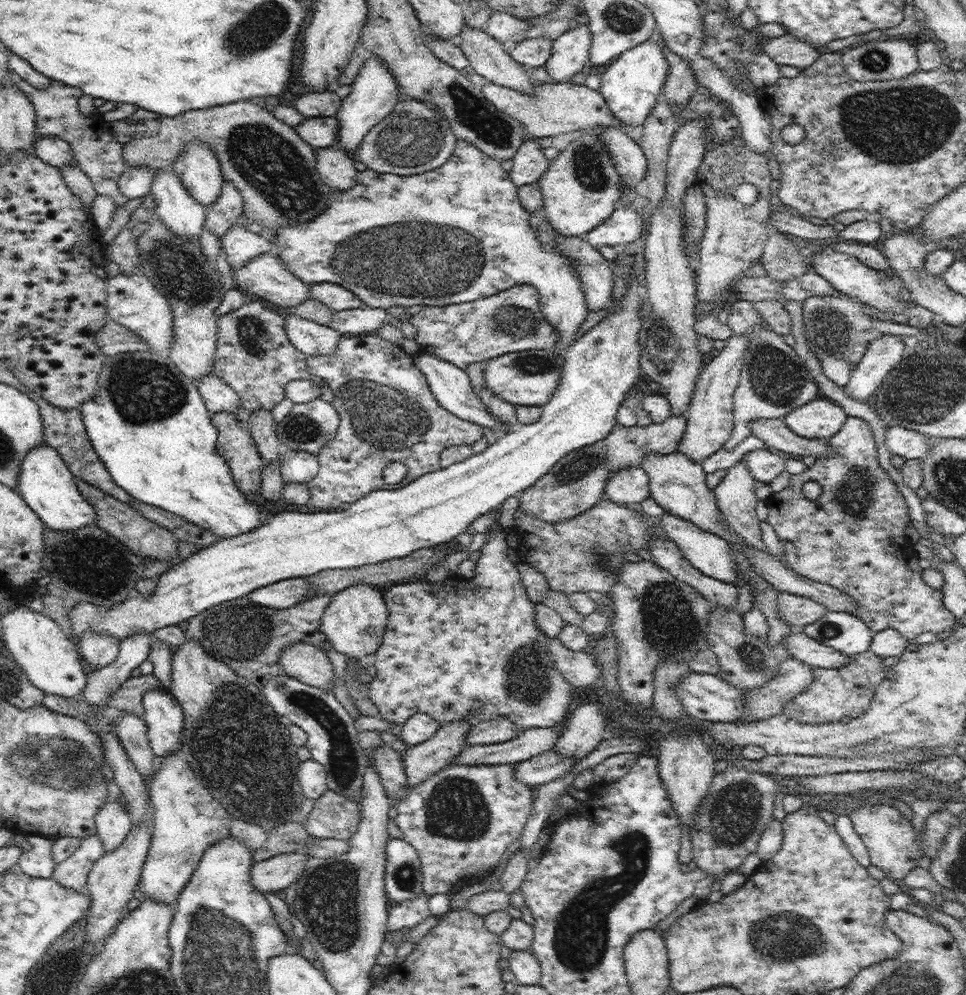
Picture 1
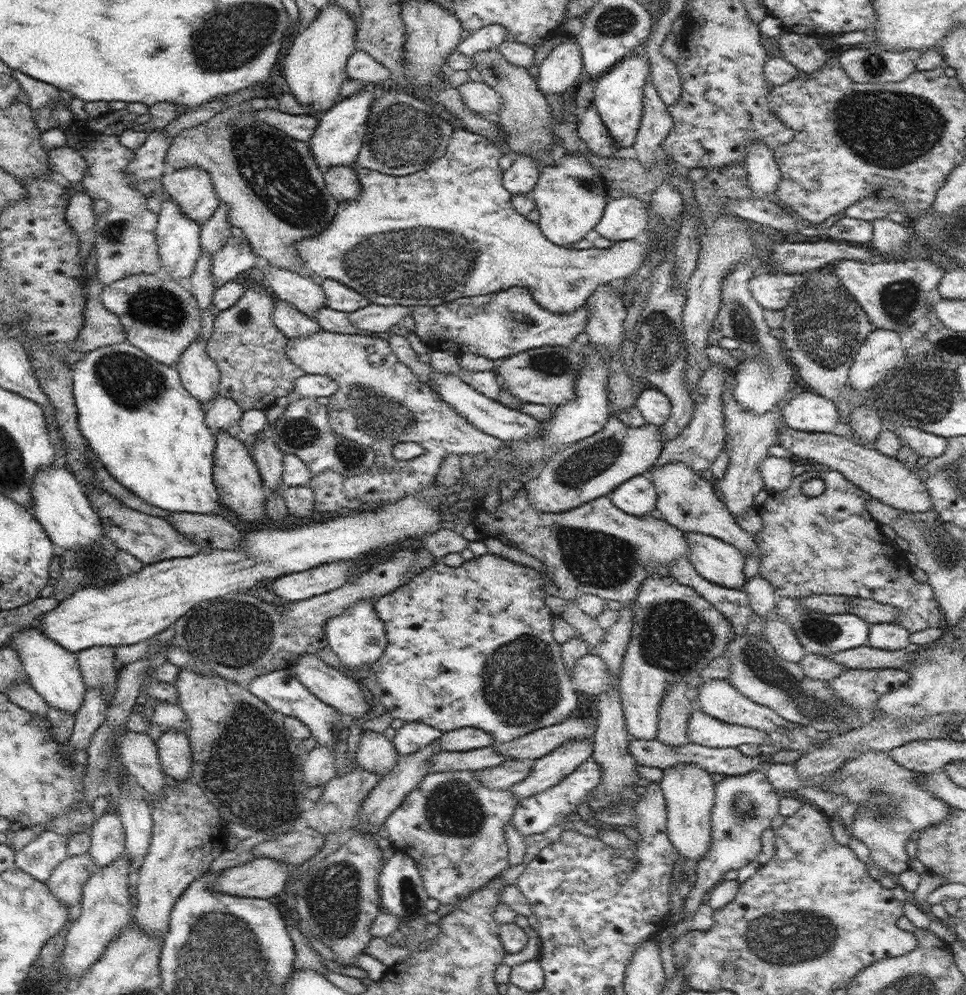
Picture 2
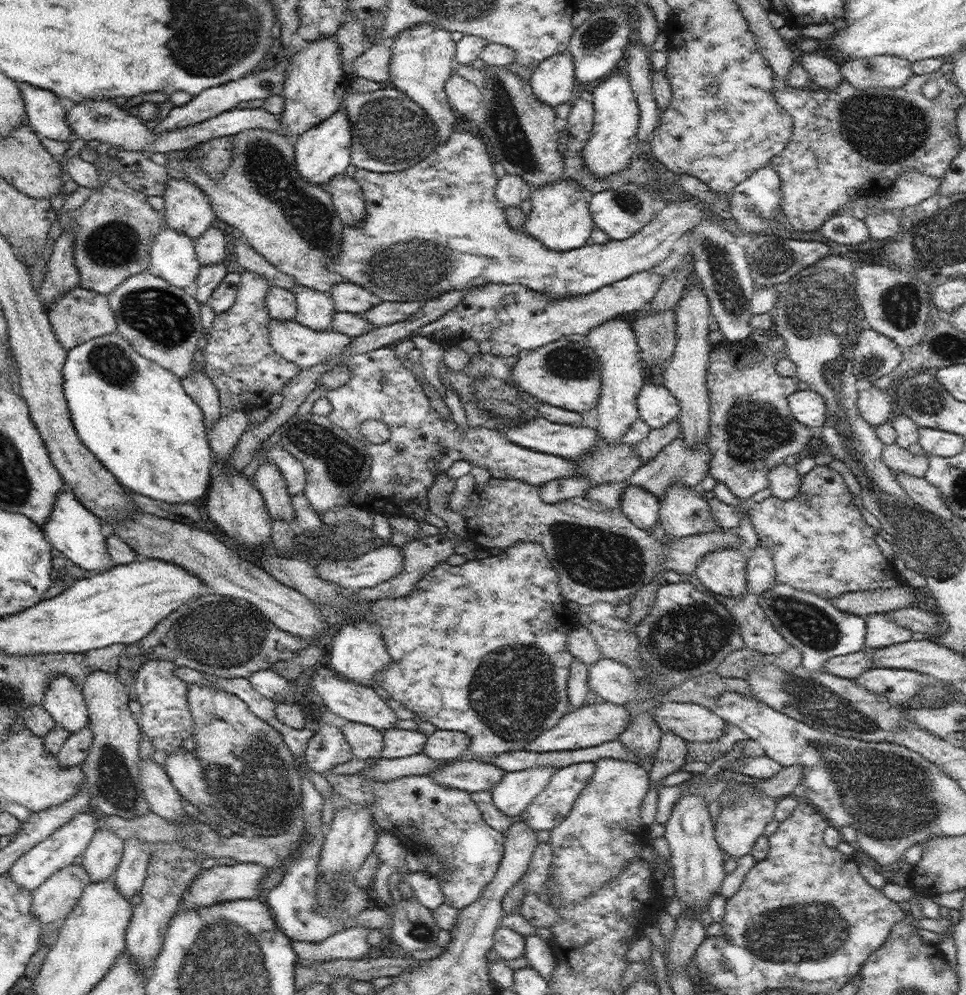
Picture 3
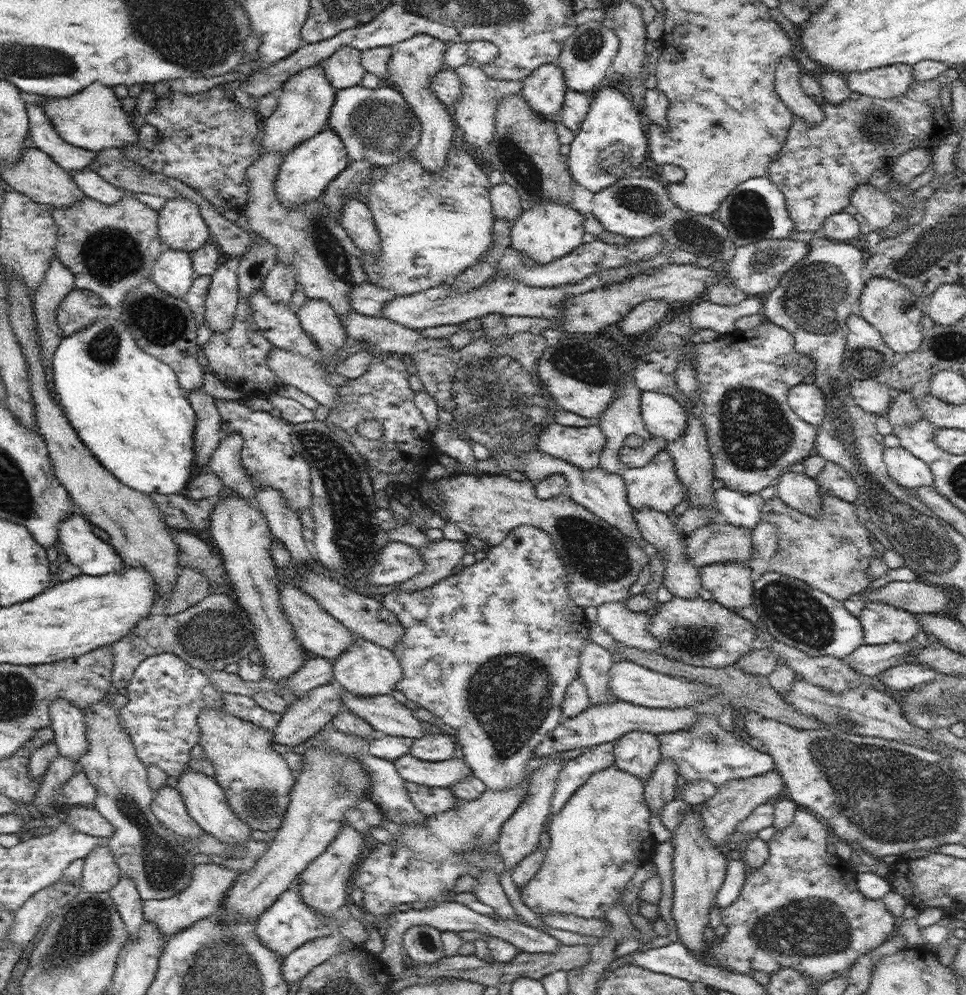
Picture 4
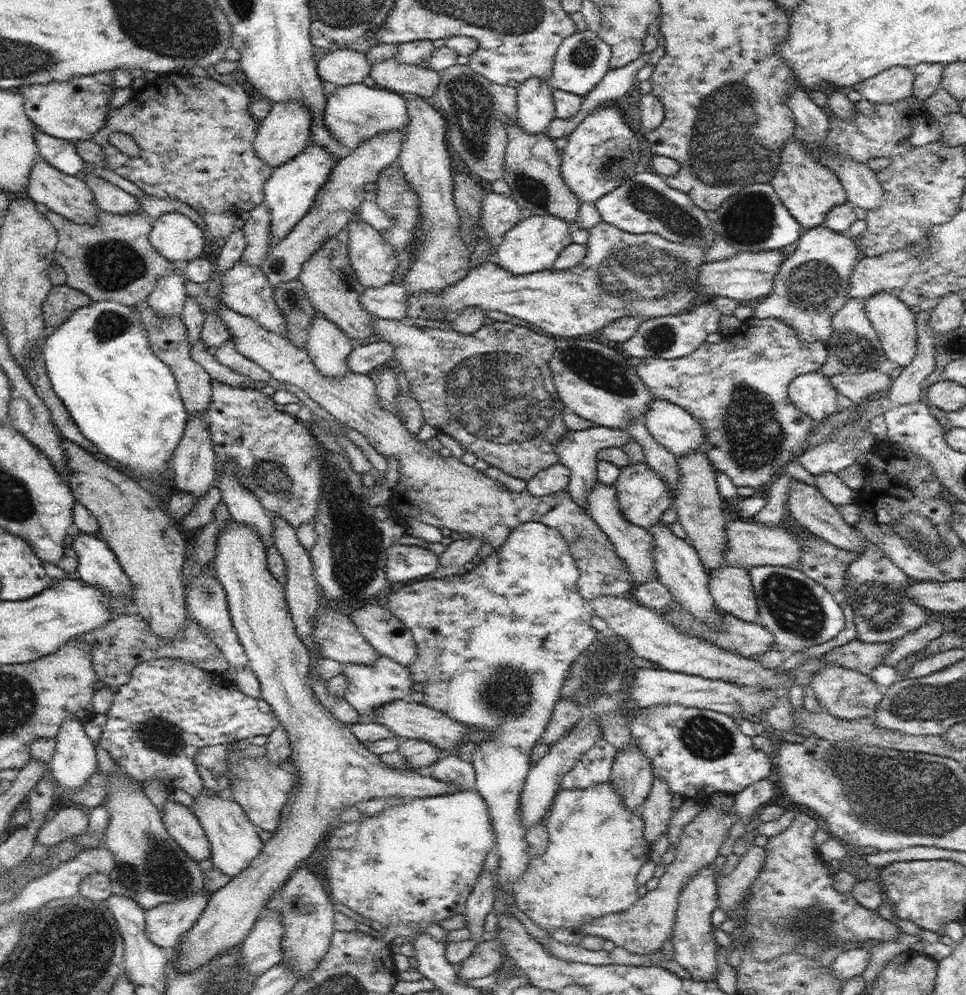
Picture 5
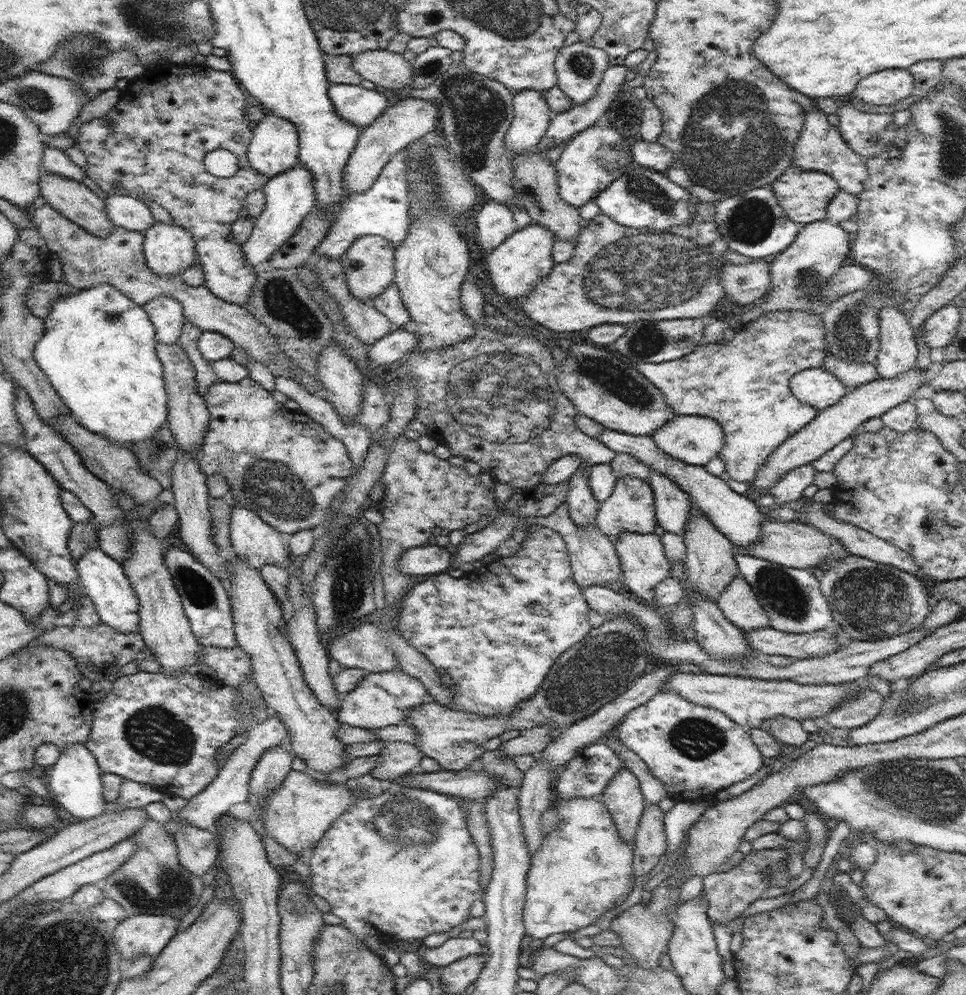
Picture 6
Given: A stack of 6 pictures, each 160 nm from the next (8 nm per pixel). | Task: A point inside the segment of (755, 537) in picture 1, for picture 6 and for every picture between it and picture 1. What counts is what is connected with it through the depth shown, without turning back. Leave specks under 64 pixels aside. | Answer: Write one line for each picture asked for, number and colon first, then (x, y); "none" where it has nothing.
2: (749, 437)
3: (751, 430)
4: (744, 377)
5: (737, 389)
6: (743, 384)

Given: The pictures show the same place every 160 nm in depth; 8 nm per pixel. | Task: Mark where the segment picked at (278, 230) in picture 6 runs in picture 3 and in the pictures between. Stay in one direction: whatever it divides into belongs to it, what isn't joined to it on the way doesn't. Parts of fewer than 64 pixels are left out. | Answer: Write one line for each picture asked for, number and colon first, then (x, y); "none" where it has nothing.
3: (321, 153)
4: (306, 171)
5: (289, 193)

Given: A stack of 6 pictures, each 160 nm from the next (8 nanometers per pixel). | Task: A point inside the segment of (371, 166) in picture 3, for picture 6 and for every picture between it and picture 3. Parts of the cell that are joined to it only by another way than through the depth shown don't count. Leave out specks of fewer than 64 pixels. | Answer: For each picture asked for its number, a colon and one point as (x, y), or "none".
4: (377, 125)
5: (357, 113)
6: (354, 103)

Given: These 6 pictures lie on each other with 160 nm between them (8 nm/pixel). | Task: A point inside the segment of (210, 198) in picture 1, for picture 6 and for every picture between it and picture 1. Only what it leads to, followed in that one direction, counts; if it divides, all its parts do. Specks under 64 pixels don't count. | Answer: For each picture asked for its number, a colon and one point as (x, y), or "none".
2: (191, 188)
3: (187, 209)
4: (181, 227)
5: (179, 239)
6: (168, 248)

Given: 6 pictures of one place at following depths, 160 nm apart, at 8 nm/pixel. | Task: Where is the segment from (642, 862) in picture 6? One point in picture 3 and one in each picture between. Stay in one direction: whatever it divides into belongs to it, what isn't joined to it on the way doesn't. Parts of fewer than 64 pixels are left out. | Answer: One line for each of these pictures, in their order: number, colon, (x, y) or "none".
3: (672, 753)
4: (660, 789)
5: (657, 809)

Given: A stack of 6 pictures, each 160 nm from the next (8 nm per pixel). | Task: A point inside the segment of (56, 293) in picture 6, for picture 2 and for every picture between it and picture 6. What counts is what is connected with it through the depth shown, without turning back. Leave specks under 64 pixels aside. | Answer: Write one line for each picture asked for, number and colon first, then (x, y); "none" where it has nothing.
2: (101, 327)
3: (80, 315)
4: (79, 309)
5: (61, 301)

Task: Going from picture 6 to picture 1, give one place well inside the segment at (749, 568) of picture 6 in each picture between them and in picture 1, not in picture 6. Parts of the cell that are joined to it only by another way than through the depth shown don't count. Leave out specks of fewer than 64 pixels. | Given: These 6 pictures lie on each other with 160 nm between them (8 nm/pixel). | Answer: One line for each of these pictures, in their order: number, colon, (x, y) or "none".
1: (843, 631)
2: (818, 632)
3: (813, 624)
4: (797, 614)
5: (799, 612)

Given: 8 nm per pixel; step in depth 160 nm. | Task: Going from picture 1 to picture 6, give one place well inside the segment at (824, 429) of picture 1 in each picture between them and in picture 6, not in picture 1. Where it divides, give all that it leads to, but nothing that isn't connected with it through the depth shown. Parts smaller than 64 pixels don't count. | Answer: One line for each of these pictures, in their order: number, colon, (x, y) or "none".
2: (808, 411)
3: (809, 408)
4: (806, 400)
5: (813, 393)
6: (814, 386)

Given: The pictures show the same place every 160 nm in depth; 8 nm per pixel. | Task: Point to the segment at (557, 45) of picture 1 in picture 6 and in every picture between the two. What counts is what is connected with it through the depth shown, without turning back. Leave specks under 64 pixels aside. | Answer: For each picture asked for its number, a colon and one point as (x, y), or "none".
2: (559, 71)
3: (553, 81)
4: (544, 90)
5: (535, 111)
6: (532, 117)

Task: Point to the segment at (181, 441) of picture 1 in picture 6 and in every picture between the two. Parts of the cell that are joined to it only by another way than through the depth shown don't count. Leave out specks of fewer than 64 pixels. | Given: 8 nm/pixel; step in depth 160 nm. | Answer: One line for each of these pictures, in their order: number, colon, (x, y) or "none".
2: (150, 433)
3: (134, 415)
4: (127, 407)
5: (125, 400)
6: (98, 351)

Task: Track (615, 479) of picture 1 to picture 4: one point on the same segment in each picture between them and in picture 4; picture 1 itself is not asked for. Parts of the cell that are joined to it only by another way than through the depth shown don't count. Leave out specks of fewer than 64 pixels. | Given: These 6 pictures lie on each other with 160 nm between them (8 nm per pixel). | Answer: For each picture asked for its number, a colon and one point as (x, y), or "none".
2: (637, 496)
3: (642, 507)
4: (682, 578)

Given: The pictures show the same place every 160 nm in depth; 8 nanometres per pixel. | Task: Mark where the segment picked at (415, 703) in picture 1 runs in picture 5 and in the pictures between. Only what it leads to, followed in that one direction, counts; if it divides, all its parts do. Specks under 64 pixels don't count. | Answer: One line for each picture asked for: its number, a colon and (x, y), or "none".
2: (508, 678)
3: (498, 672)
4: (490, 651)
5: (494, 645)

